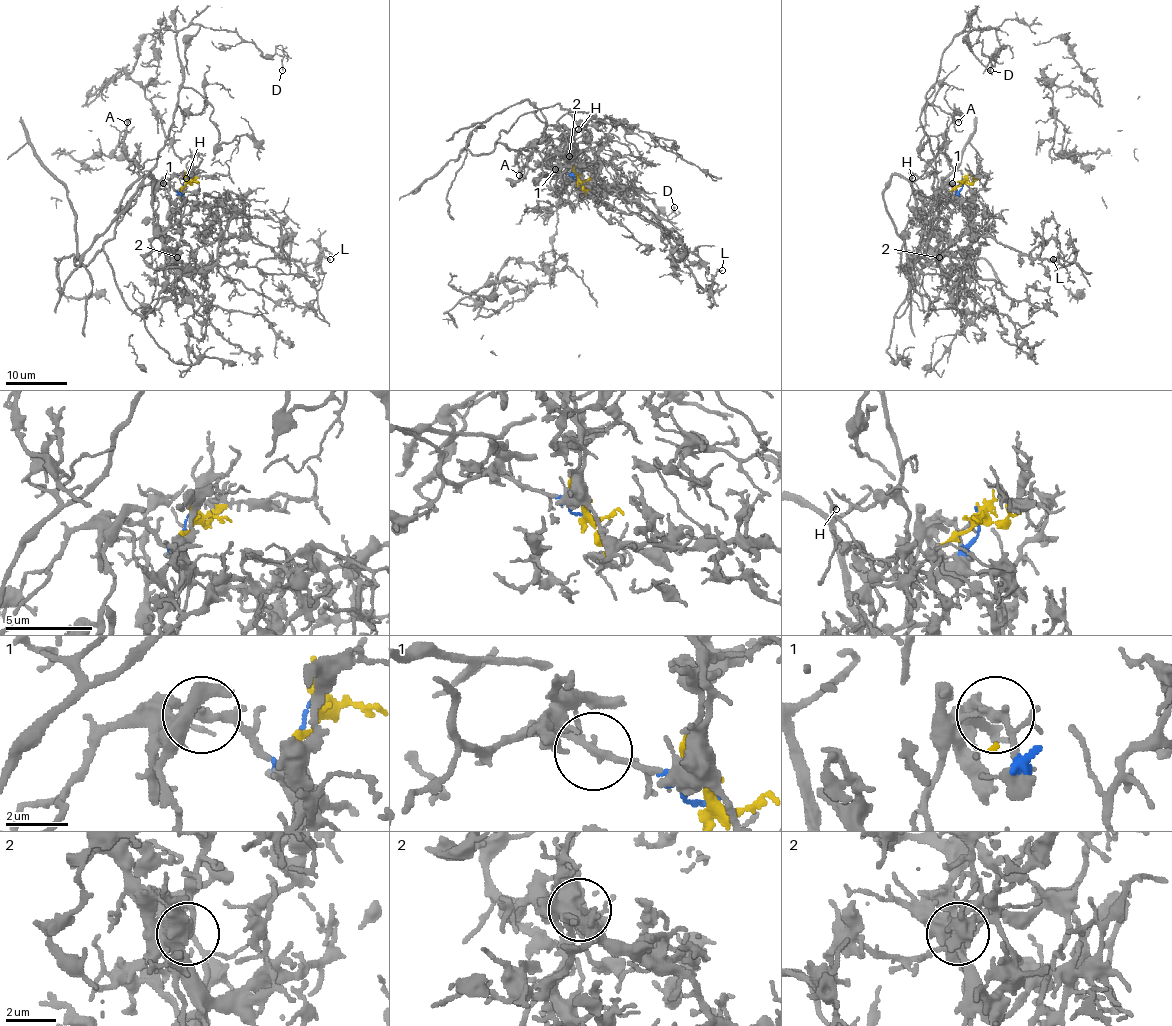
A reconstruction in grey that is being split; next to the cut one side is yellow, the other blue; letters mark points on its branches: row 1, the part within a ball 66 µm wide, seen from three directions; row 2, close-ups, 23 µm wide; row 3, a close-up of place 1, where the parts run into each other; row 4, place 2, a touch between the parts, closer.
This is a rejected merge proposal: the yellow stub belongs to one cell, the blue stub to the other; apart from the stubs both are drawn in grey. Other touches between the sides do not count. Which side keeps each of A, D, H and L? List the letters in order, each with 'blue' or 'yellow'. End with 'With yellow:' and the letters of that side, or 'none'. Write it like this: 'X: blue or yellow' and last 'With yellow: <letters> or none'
A: yellow
D: blue
H: yellow
L: yellow
With yellow: A, H, L

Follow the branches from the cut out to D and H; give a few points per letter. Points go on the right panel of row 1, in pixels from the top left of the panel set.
D: (962, 179), (933, 220), (927, 91), (969, 24), (982, 52), (998, 55), (989, 70)
H: (962, 180), (940, 198), (937, 217), (930, 220), (925, 214), (925, 198), (913, 179)

